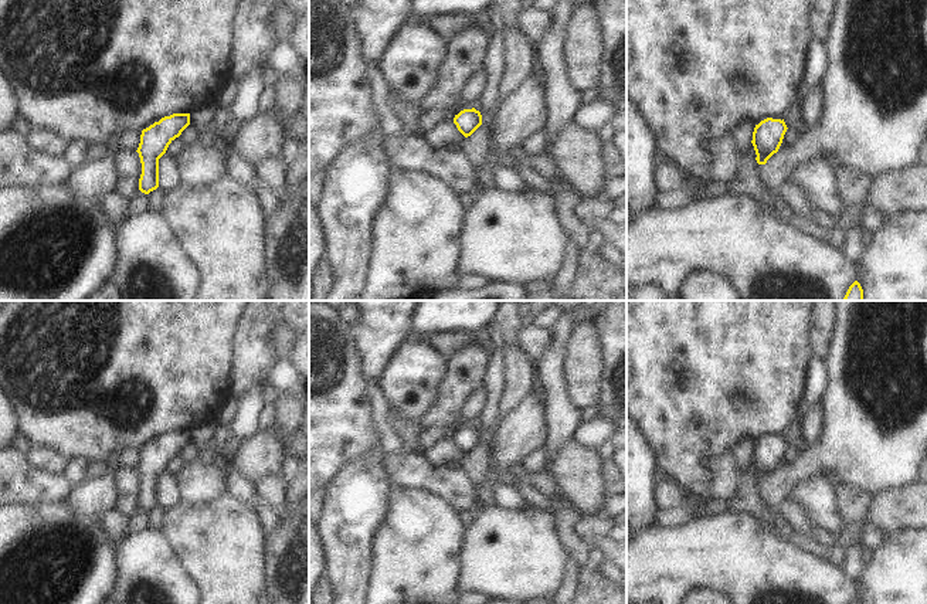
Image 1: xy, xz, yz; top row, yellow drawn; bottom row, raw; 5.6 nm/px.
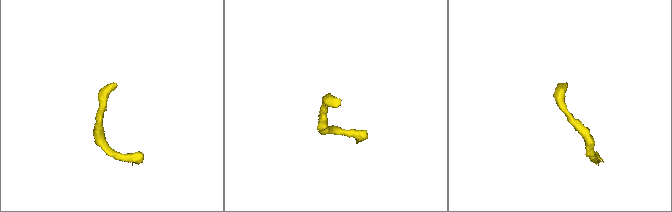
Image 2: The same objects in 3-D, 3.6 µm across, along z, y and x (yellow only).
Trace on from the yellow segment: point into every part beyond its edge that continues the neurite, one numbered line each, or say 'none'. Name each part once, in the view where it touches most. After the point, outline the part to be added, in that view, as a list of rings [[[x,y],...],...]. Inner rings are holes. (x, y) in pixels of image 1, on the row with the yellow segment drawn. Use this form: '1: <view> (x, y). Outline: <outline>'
none.

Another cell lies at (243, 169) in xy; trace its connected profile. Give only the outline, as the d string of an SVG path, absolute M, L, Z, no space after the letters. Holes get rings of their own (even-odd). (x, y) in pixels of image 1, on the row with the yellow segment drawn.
M238 152L230 157L230 176L252 189L259 183L258 166Z

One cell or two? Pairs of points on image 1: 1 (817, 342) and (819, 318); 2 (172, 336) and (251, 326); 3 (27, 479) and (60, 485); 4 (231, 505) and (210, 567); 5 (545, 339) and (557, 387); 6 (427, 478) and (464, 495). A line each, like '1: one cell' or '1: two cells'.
1: one cell
2: two cells
3: one cell
4: one cell
5: two cells
6: one cell

